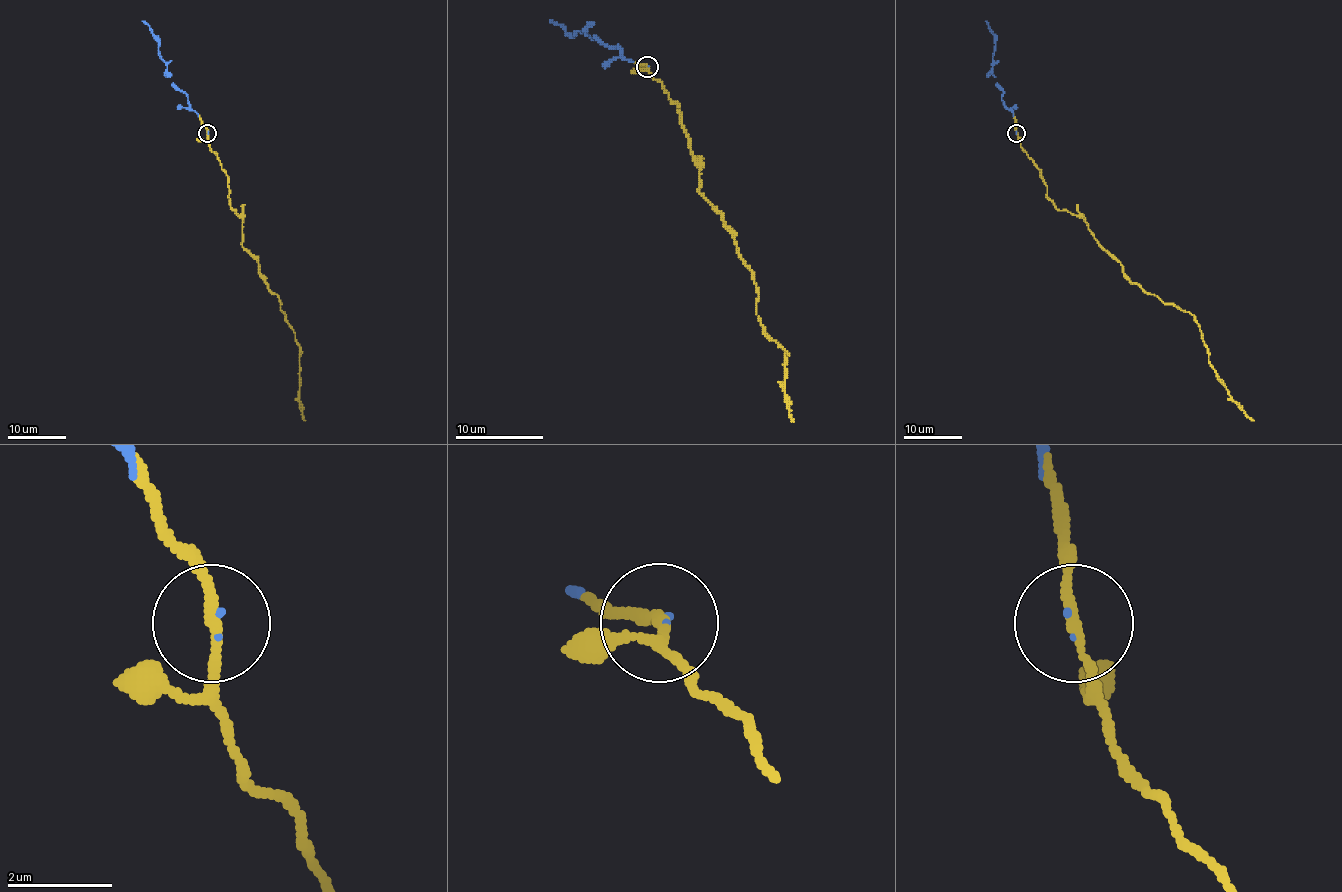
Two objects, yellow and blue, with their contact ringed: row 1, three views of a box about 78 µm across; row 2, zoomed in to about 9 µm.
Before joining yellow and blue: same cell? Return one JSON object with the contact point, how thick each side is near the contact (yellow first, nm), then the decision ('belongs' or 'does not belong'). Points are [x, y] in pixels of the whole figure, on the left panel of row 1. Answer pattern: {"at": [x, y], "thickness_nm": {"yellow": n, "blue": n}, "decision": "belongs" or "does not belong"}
{"at": [207, 133], "thickness_nm": {"yellow": 190, "blue": 40}, "decision": "belongs"}

